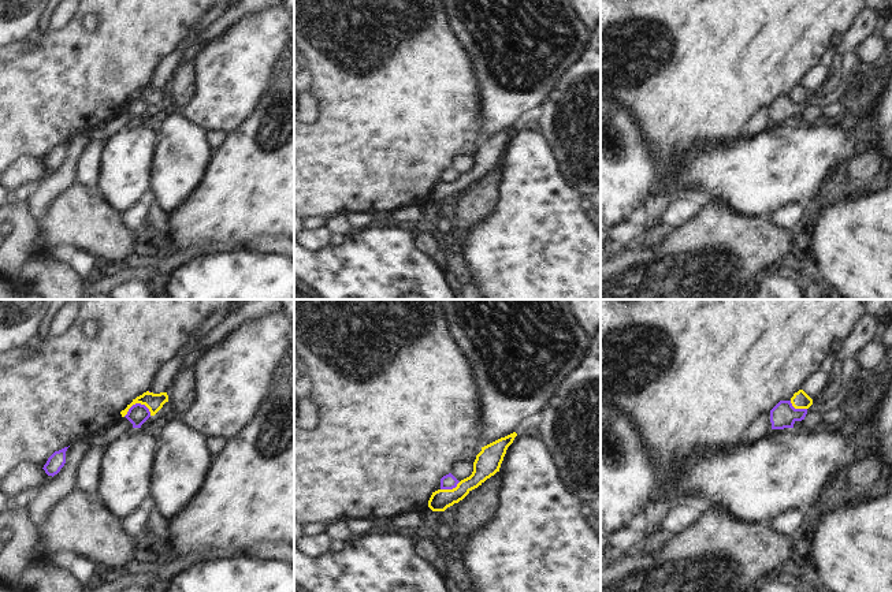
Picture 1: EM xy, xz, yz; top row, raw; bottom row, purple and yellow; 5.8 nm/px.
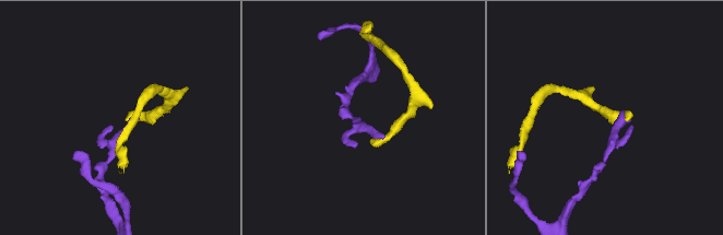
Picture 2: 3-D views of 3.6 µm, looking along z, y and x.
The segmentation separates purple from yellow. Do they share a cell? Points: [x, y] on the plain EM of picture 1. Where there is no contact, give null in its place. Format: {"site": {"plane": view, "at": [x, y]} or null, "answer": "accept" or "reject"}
{"site": {"plane": "xy", "at": [136, 97]}, "answer": "reject"}

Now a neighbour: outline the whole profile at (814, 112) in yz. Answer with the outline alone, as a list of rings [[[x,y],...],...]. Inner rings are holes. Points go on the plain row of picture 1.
[[[813,97],[807,103],[807,108],[798,123],[803,127],[809,127],[810,124],[826,120],[826,116],[824,112],[824,103],[825,103],[824,97]]]

